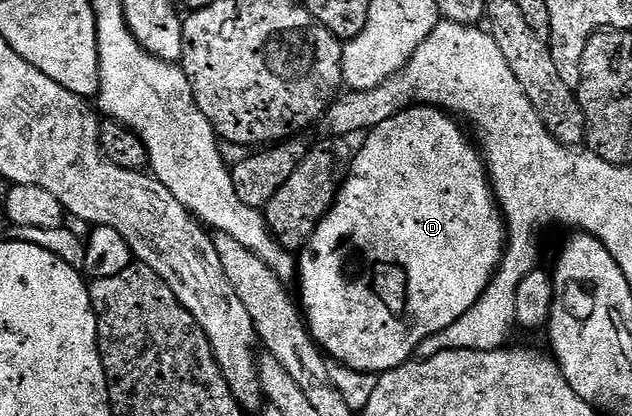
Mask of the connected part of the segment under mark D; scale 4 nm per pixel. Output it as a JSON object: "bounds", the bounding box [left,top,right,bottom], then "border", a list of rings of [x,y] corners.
{"bounds":[298,107,506,375],"border":[[[411,107],[394,115],[390,119],[386,119],[384,123],[375,129],[371,130],[364,138],[364,146],[356,153],[356,158],[352,161],[352,170],[348,173],[348,178],[343,178],[342,184],[338,189],[338,196],[332,202],[332,208],[328,210],[327,215],[318,223],[318,227],[314,231],[314,235],[310,238],[307,245],[298,253],[298,282],[300,281],[300,297],[298,293],[298,301],[302,306],[303,316],[306,318],[306,328],[312,335],[313,341],[321,346],[323,352],[329,358],[335,359],[337,362],[349,365],[351,369],[357,369],[359,373],[375,373],[377,375],[388,373],[391,369],[397,369],[399,365],[404,365],[406,362],[413,360],[416,348],[423,343],[427,337],[432,337],[435,333],[443,334],[452,326],[462,315],[466,315],[466,311],[470,311],[470,307],[474,307],[474,303],[486,291],[486,287],[491,283],[496,275],[496,270],[499,269],[501,261],[504,259],[506,252],[506,221],[502,216],[502,210],[494,196],[494,190],[490,184],[488,170],[485,164],[485,158],[482,156],[481,150],[475,144],[473,146],[468,142],[466,134],[460,130],[459,120],[455,116],[449,115],[442,108],[435,107]]]}

